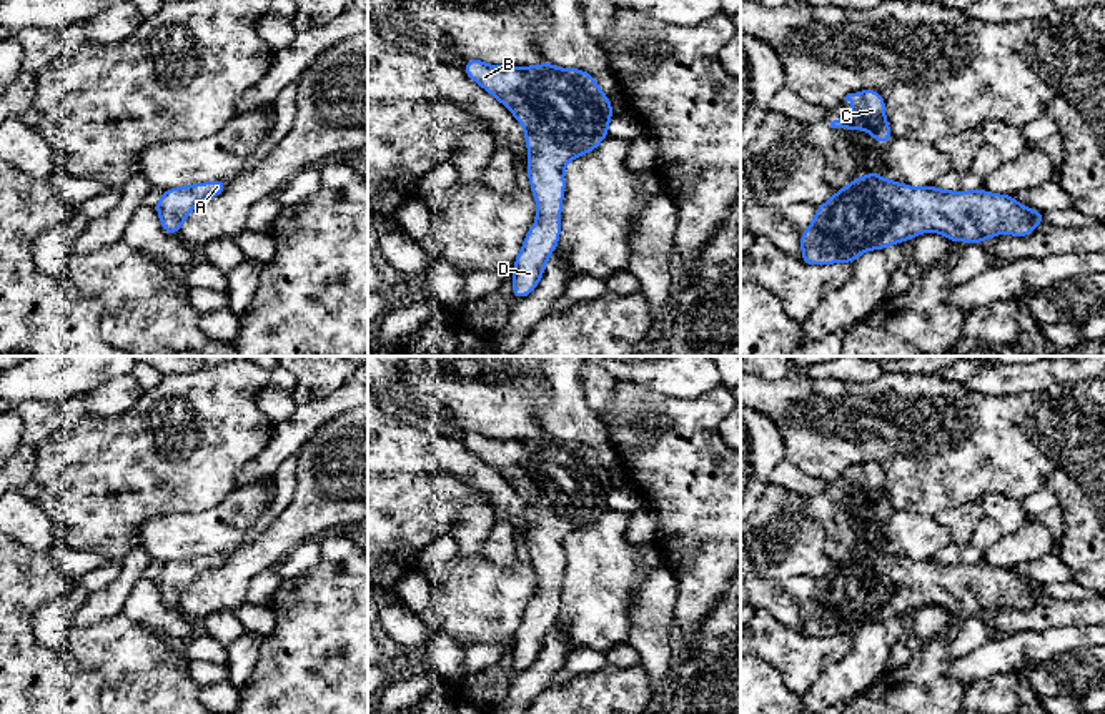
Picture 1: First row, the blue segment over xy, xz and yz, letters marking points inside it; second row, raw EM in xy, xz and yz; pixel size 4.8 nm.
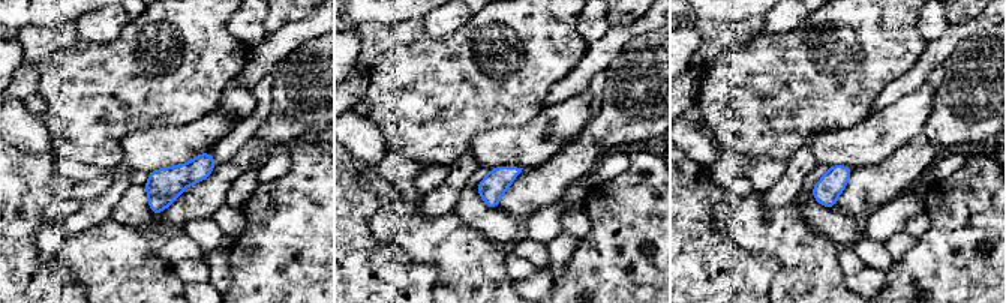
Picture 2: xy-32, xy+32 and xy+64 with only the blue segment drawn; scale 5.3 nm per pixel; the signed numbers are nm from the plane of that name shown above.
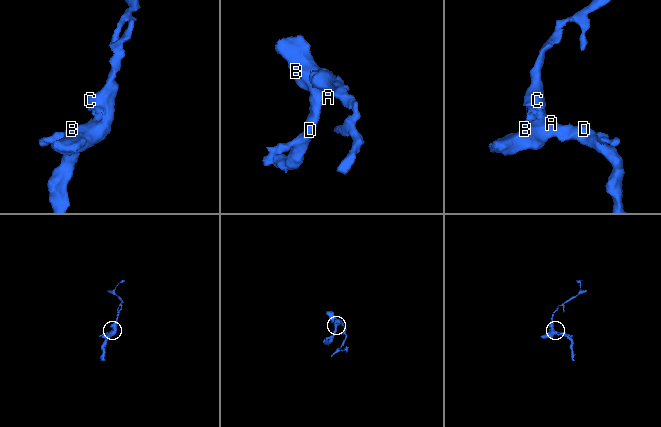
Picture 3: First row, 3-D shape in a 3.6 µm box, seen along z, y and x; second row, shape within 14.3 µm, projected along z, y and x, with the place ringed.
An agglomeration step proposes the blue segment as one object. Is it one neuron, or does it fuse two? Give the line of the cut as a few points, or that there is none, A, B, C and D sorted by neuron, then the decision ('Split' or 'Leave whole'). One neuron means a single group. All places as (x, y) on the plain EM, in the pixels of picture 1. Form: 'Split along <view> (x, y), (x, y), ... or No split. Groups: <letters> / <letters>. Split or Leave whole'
No split. Groups: A B C D. Leave whole

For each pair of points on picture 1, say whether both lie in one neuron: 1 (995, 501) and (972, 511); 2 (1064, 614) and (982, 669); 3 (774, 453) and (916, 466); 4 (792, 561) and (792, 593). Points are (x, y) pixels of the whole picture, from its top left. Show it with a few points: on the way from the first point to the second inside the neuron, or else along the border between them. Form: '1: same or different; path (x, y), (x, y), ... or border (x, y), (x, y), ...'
1: different; border (979, 501), (986, 515)
2: different; border (1079, 626), (1050, 626), (1002, 636)
3: different; border (769, 418), (782, 438), (786, 458)
4: different; border (758, 575), (776, 580), (816, 580)

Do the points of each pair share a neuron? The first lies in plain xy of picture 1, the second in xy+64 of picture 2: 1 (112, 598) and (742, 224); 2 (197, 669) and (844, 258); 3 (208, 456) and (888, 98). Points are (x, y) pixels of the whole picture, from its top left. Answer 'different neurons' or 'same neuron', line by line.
1: different neurons
2: same neuron
3: different neurons

